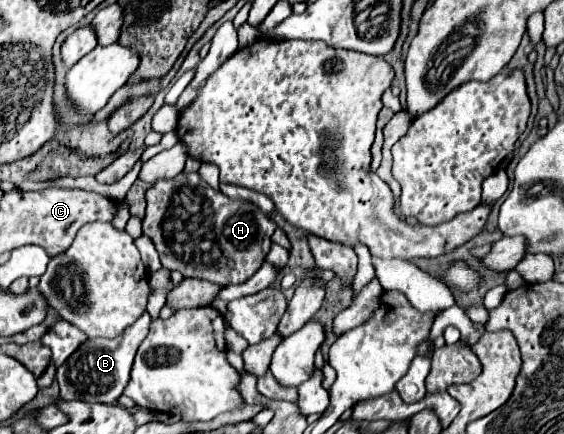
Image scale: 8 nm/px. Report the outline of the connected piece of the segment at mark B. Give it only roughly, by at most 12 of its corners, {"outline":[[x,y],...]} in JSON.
{"outline":[[149,331],[87,339],[57,367],[59,397],[115,403]]}

